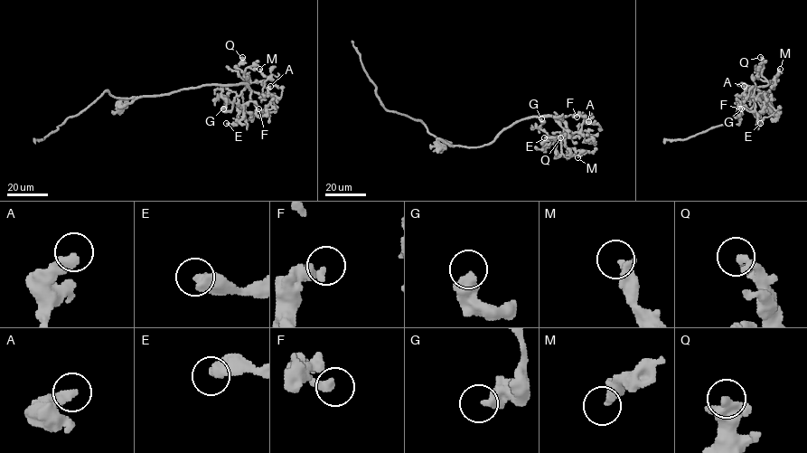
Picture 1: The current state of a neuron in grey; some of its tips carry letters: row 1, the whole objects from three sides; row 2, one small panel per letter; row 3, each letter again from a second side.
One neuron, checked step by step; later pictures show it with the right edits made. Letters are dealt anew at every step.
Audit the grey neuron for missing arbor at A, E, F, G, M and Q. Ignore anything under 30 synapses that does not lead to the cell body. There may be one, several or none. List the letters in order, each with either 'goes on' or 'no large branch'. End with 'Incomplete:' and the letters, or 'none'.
A: no large branch
E: no large branch
F: no large branch
G: no large branch
M: no large branch
Q: no large branch
Incomplete: none

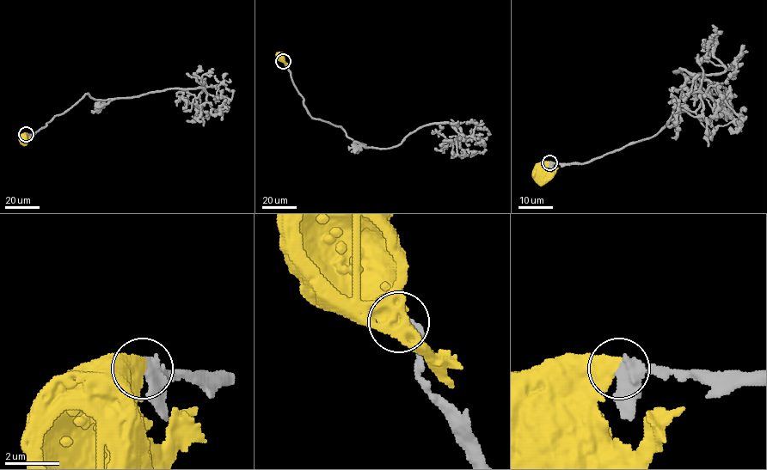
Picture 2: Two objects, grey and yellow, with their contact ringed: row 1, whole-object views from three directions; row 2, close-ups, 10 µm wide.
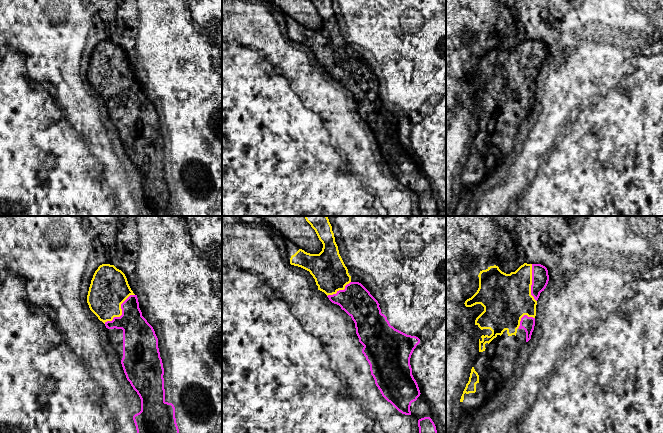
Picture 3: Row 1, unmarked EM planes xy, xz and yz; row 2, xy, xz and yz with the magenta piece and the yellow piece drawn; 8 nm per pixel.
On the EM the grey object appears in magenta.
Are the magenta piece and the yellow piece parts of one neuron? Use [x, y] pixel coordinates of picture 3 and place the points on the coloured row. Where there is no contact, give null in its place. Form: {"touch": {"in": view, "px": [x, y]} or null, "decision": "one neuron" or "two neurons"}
{"touch": {"in": "xy", "px": [122, 311]}, "decision": "one neuron"}

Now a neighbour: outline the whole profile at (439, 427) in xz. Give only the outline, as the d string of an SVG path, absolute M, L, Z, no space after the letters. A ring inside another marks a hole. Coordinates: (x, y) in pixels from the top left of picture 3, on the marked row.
M429 403L429 406L430 406L430 416L429 417L434 422L437 433L445 433L445 431L443 429L443 425L441 424L438 415L435 413L435 411L433 410L433 407L430 403Z

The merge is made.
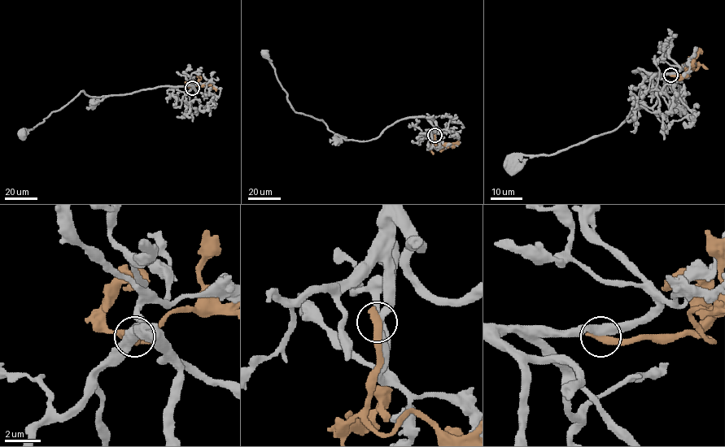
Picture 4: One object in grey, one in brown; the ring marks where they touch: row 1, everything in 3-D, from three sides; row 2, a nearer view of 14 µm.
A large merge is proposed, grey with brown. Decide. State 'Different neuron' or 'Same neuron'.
Different neuron

